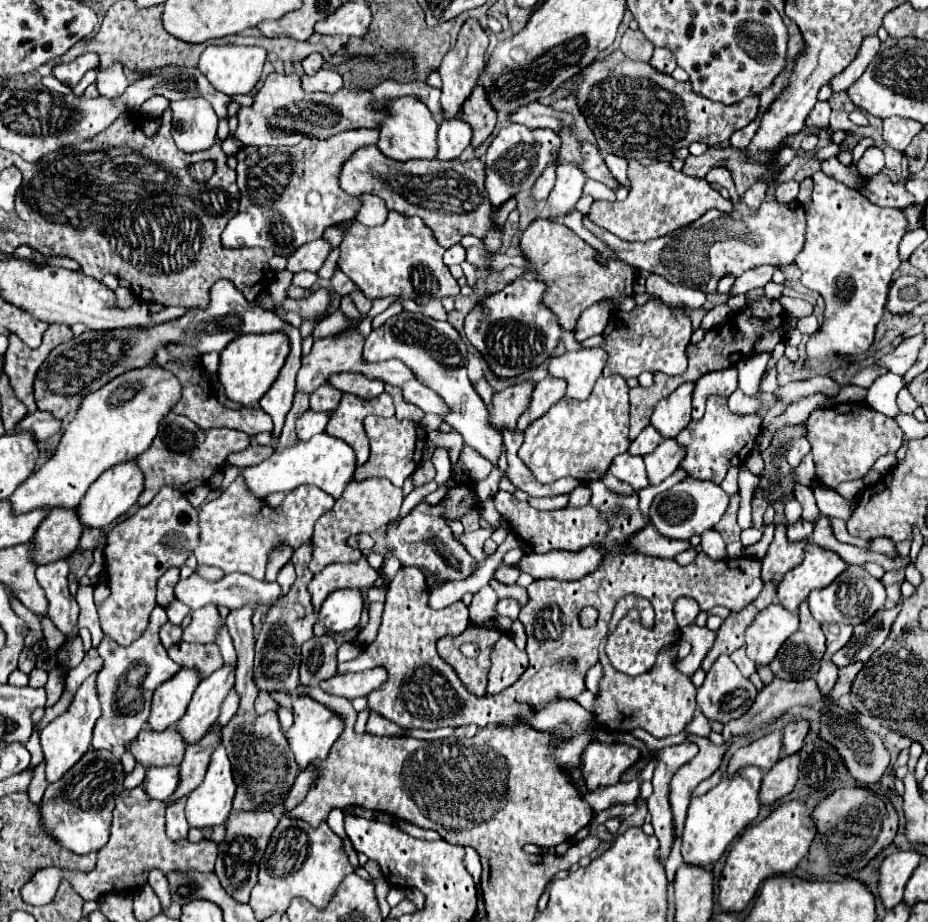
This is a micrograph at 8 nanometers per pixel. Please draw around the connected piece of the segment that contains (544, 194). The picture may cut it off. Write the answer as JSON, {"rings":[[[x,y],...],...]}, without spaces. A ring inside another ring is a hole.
{"rings":[[[552,162],[552,166],[548,166],[548,170],[544,170],[544,174],[540,174],[540,178],[536,180],[534,188],[532,188],[532,196],[534,200],[546,200],[550,194],[550,188],[554,186],[554,172],[556,172],[556,162]]]}

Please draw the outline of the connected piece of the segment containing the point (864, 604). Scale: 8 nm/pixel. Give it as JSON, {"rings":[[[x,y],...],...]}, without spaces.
{"rings":[[[850,564],[848,570],[844,574],[840,574],[840,578],[836,578],[836,582],[832,582],[826,588],[812,590],[808,596],[808,606],[810,606],[814,620],[818,620],[820,624],[848,622],[850,626],[858,626],[860,622],[868,622],[882,608],[884,600],[886,600],[886,590],[884,590],[882,582],[872,578],[862,566]]]}

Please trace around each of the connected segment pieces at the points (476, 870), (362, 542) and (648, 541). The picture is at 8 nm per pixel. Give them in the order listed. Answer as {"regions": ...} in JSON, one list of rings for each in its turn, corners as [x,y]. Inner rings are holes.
{"regions":[[[[466,848],[466,854],[464,854],[464,868],[468,870],[468,874],[474,878],[474,882],[478,884],[480,882],[480,872],[482,872],[482,866],[480,866],[480,856],[472,850],[472,848]]],[[[358,534],[358,536],[348,538],[348,546],[358,548],[358,550],[366,550],[366,548],[372,548],[374,546],[374,540],[372,540],[370,534]]],[[[650,524],[644,530],[640,530],[632,540],[632,546],[640,550],[642,554],[648,556],[658,556],[658,558],[676,558],[680,552],[690,548],[690,542],[680,542],[674,538],[664,538],[658,534],[658,530]]]]}

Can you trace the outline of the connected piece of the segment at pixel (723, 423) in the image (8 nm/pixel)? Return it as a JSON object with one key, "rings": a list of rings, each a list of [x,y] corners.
{"rings":[[[712,396],[706,402],[706,414],[702,420],[692,420],[678,436],[676,442],[686,450],[684,460],[680,462],[680,470],[684,470],[690,478],[698,478],[698,480],[710,480],[710,482],[722,482],[726,472],[728,472],[728,464],[732,466],[732,460],[738,456],[738,466],[744,462],[744,458],[748,458],[748,454],[752,452],[754,444],[756,444],[756,436],[762,430],[762,418],[760,416],[736,416],[728,410],[726,398],[720,396]]]}

